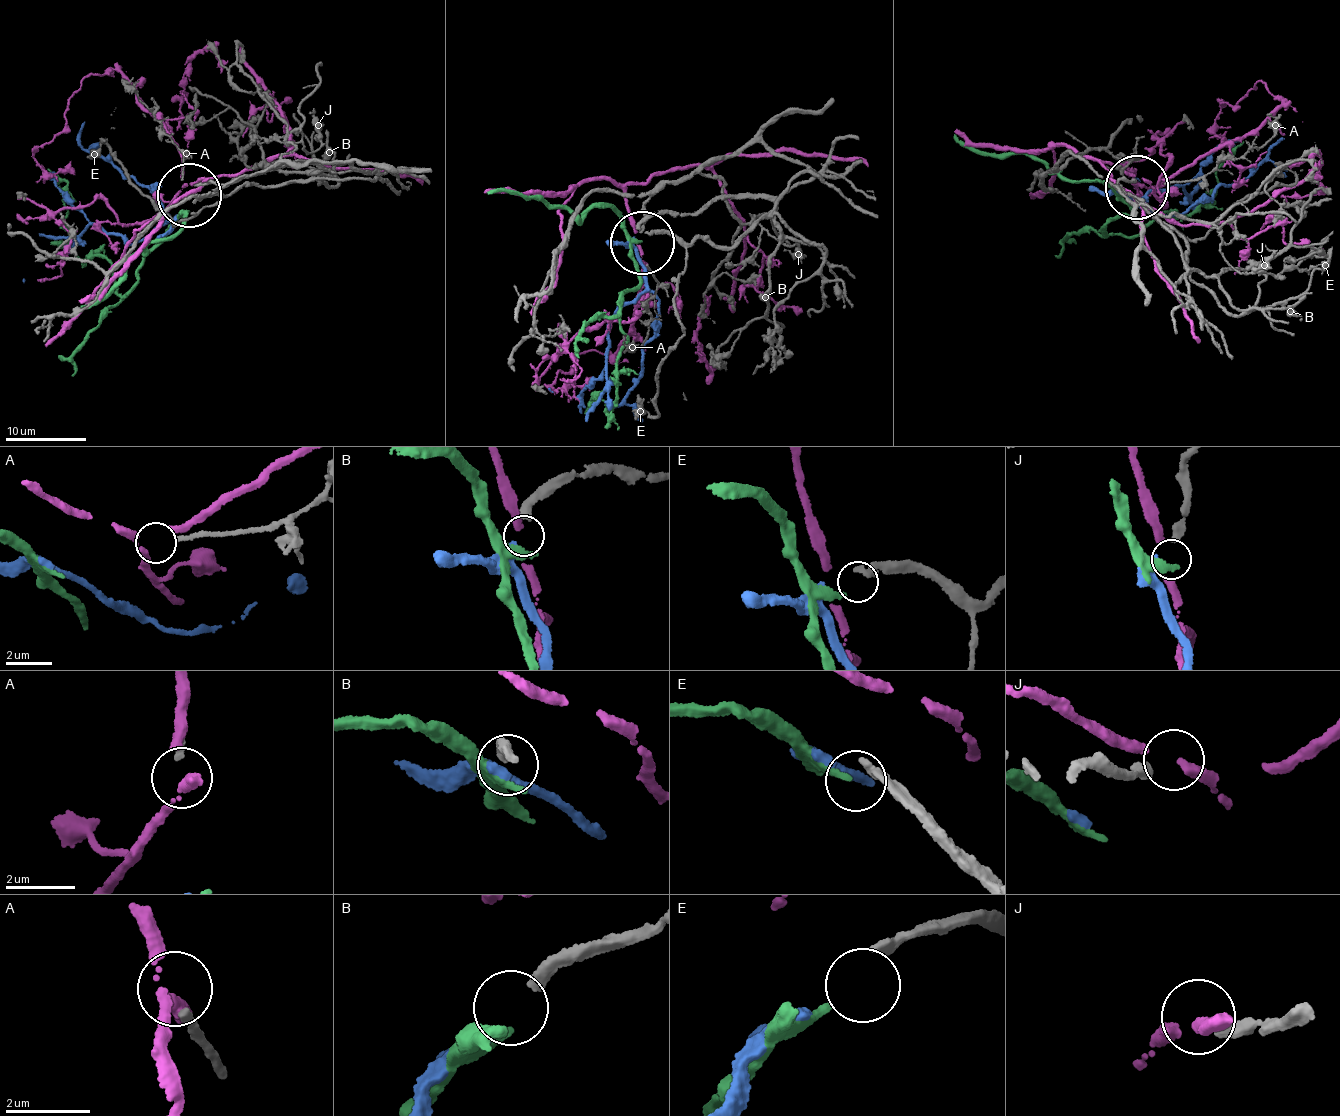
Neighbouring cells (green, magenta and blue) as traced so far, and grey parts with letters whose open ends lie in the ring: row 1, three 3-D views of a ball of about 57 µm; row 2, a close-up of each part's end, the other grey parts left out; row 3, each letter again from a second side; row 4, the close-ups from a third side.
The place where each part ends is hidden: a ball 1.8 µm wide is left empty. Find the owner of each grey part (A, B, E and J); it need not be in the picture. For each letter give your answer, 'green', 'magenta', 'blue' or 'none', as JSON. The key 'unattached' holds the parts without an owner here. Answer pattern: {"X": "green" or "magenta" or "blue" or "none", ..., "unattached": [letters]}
{"A": "none", "B": "blue", "E": "green", "J": "none", "unattached": ["A", "J"]}

